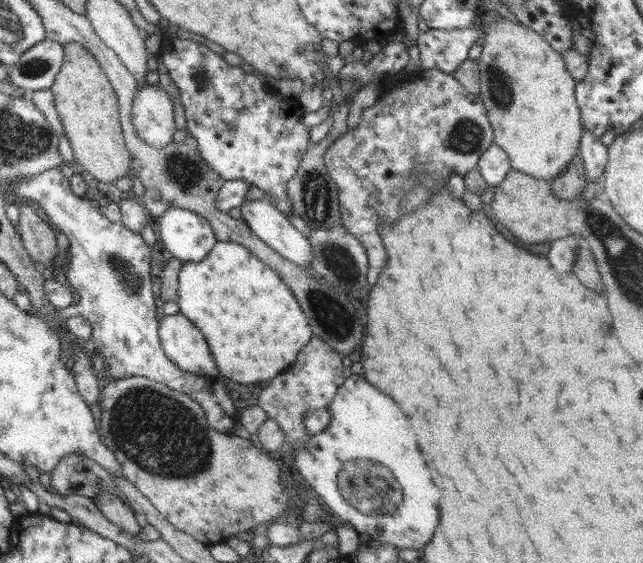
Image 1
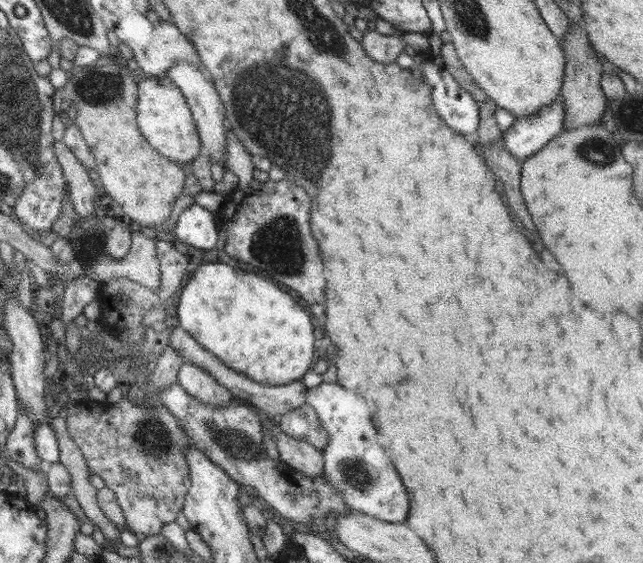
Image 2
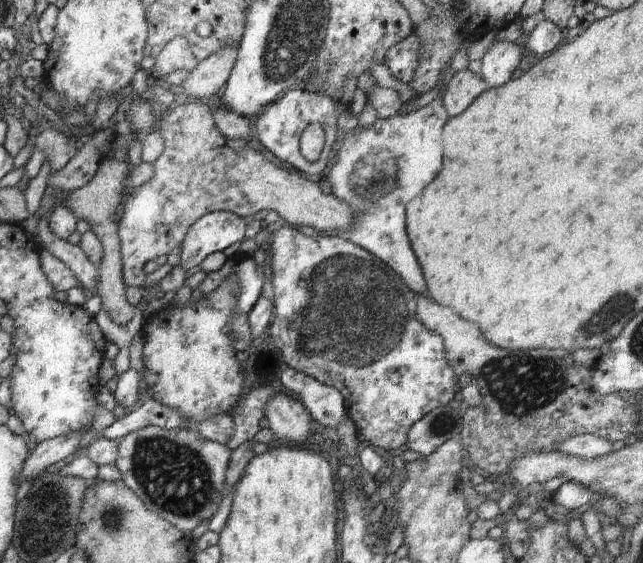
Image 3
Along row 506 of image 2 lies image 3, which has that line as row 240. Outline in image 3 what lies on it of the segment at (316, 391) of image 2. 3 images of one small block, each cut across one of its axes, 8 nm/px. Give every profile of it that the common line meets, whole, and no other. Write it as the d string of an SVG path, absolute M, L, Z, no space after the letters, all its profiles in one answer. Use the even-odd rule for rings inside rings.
M440 96L419 110L412 112L407 110L405 116L396 114L387 119L378 119L367 129L360 129L352 123L350 132L342 142L339 152L336 153L338 162L331 166L326 176L332 188L331 193L340 200L346 201L355 210L354 224L346 229L342 236L377 256L398 273L414 294L424 294L424 298L430 298L430 294L422 278L416 255L412 252L406 236L404 206L408 204L408 200L416 198L426 188L426 184L430 184L438 176L442 168L442 158L444 158L442 128L446 122L448 122L448 113L443 105L443 97Z

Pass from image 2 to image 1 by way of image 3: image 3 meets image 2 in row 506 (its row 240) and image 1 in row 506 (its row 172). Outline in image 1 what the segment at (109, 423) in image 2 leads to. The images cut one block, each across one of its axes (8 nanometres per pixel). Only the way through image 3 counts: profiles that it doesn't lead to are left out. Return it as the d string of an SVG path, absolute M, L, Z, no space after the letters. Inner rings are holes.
M144 376L114 378L104 390L102 390L96 415L97 422L100 424L100 435L103 444L114 453L116 461L118 461L120 467L122 467L122 475L156 507L156 510L170 522L170 524L173 524L177 530L193 537L202 545L210 547L219 543L225 543L228 539L235 537L235 535L249 536L255 526L272 522L272 520L280 518L282 514L288 514L288 512L290 512L288 508L294 506L294 494L286 490L286 486L284 486L284 482L282 482L282 476L280 476L280 468L278 468L276 461L268 456L268 452L258 449L250 440L245 440L235 435L224 435L213 430L210 428L208 422L206 422L204 412L202 412L202 408L200 408L195 400L186 394L182 394L182 392L172 390L169 386L150 380Z

